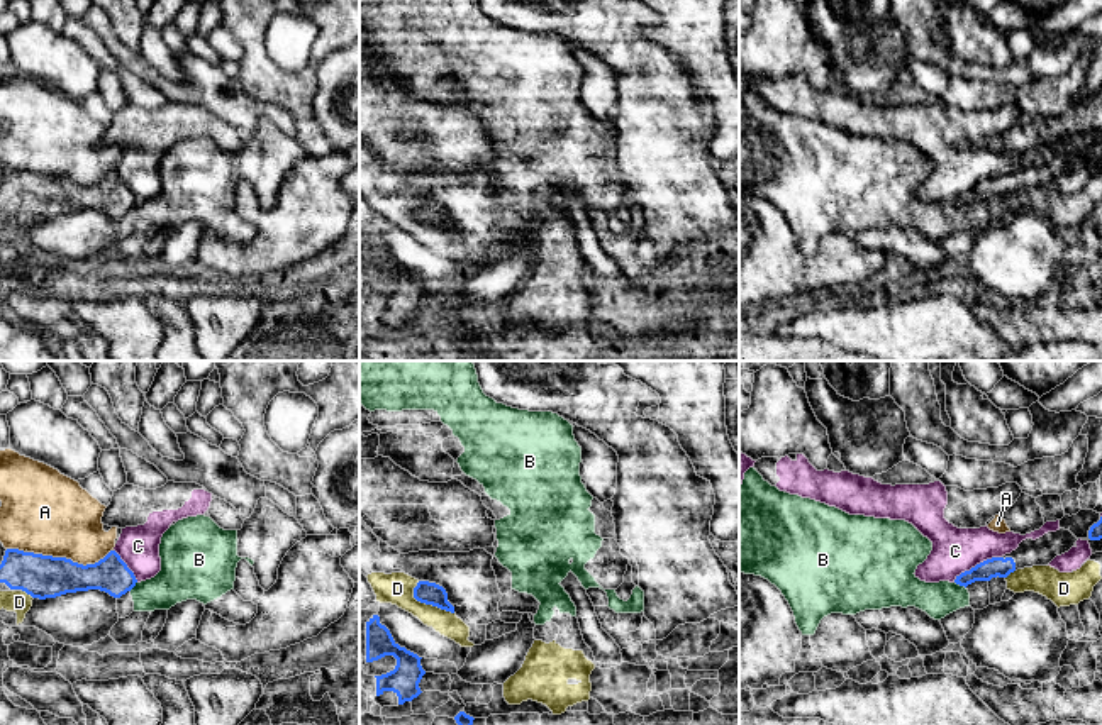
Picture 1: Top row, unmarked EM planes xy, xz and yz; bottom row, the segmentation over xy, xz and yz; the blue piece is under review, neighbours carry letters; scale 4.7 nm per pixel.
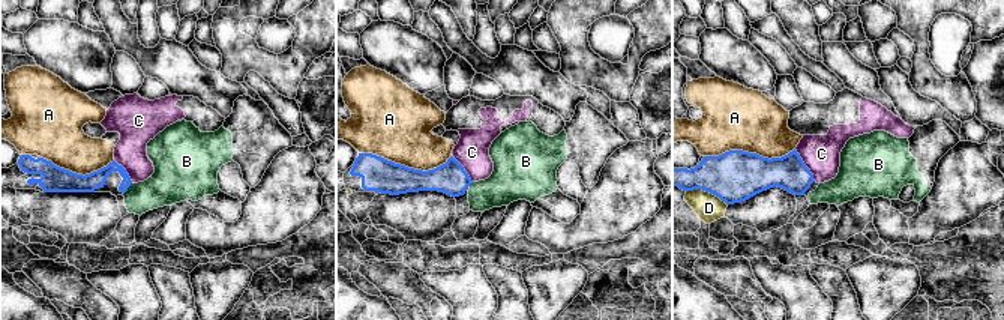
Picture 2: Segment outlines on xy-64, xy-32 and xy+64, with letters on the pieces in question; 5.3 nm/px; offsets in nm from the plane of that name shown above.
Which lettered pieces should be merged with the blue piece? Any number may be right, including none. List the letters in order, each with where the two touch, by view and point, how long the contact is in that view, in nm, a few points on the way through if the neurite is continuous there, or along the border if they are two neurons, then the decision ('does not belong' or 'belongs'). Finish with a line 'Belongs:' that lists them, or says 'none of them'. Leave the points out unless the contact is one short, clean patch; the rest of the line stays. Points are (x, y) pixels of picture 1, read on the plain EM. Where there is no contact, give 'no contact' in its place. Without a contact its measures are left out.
A: meets blue in xy at (70, 180); contact 400 nm long; does not belong
B: meets blue in yz at (960, 205); contact 70 nm long; border along yz (955, 202), (965, 209); does not belong
C: meets blue in yz at (977, 185); contact 260 nm long; border along yz (1001, 177), (977, 183), (953, 202); does not belong
D: meets blue in xz at (428, 224); contact 240 nm long; does not belong
Belongs: none of them

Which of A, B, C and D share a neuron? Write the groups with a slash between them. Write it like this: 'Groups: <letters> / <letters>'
Groups: A / B D / C

